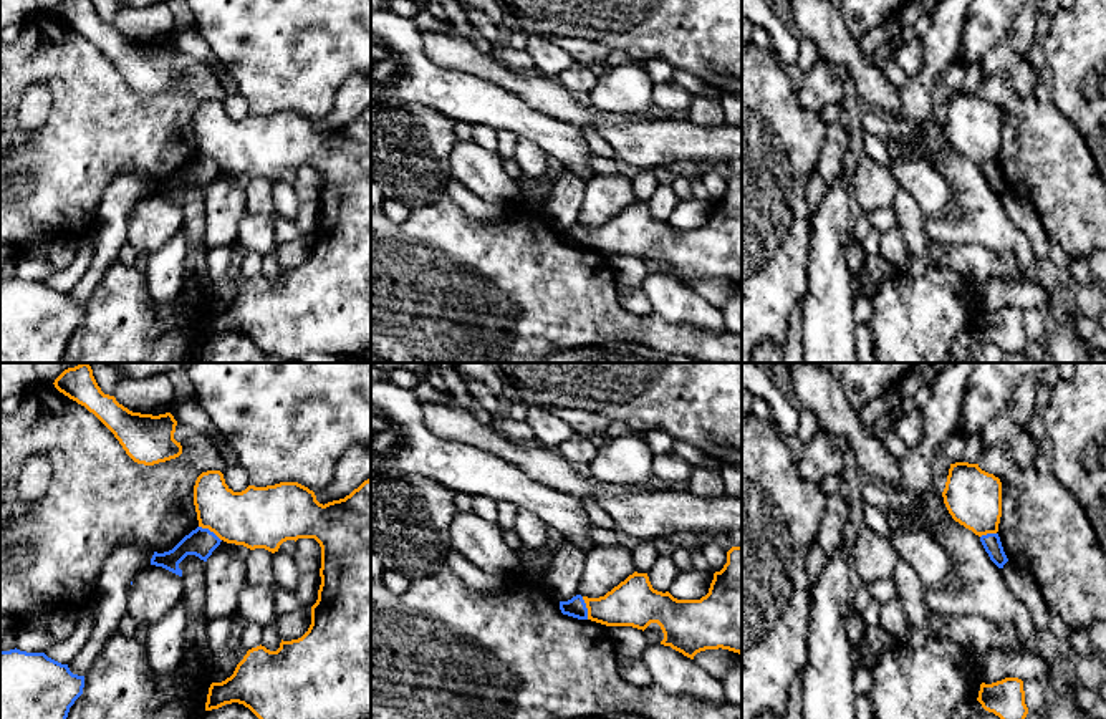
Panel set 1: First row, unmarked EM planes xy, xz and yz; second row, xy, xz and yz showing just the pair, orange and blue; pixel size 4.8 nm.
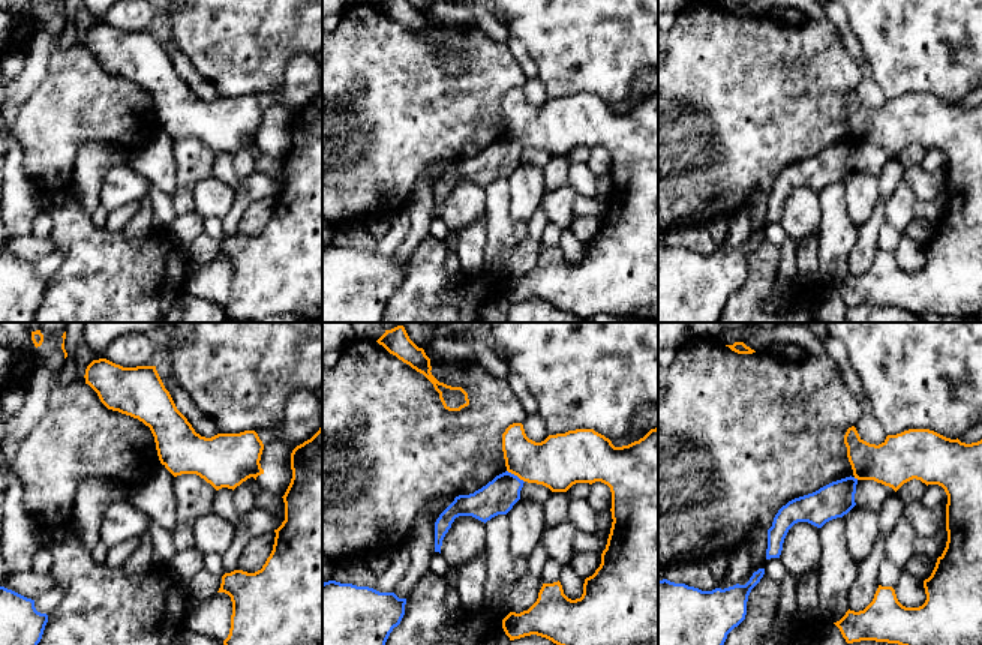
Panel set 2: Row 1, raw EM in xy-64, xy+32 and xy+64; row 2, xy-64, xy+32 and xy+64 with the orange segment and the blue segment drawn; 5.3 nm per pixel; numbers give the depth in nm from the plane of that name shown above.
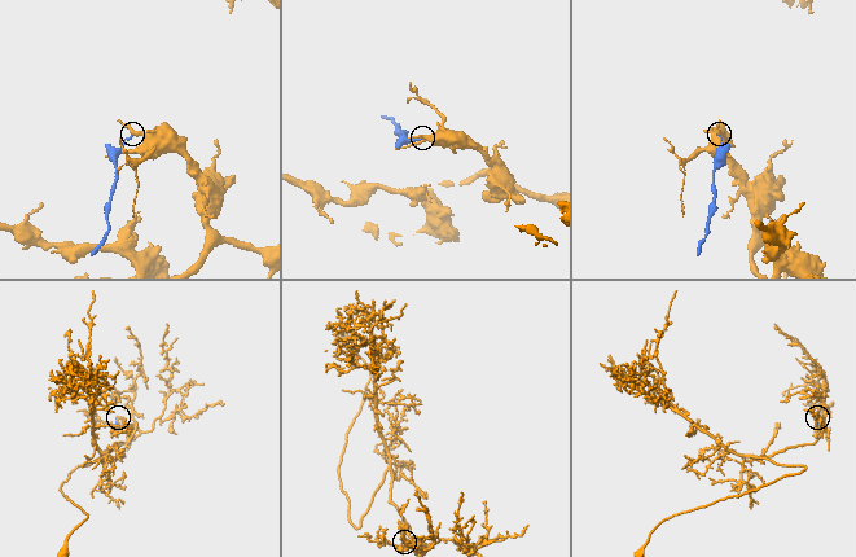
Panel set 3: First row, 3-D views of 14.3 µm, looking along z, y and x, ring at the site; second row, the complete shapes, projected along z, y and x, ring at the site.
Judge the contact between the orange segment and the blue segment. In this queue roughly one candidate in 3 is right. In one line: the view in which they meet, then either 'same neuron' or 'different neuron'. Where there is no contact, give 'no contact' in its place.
xy | different neuron

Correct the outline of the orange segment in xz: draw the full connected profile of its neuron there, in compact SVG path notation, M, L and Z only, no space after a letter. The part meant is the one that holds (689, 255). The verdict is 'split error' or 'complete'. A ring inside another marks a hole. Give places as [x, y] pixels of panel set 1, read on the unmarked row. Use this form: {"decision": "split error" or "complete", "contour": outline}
{"decision": "complete", "contour": "M742 176L727 181L727 192L714 202L709 222L700 229L677 229L669 220L657 220L647 202L637 200L604 225L583 229L588 249L606 255L632 255L644 260L651 252L657 252L664 262L661 273L690 288L700 280L719 277L742 283Z"}

